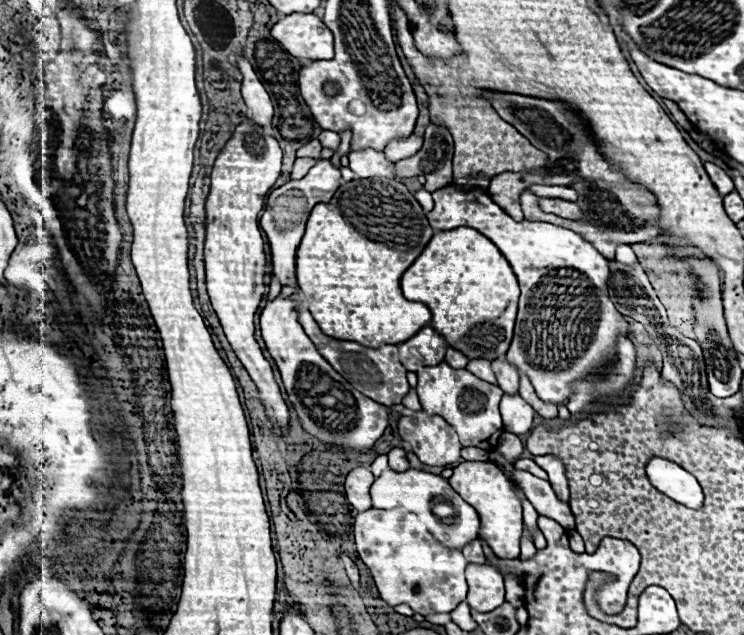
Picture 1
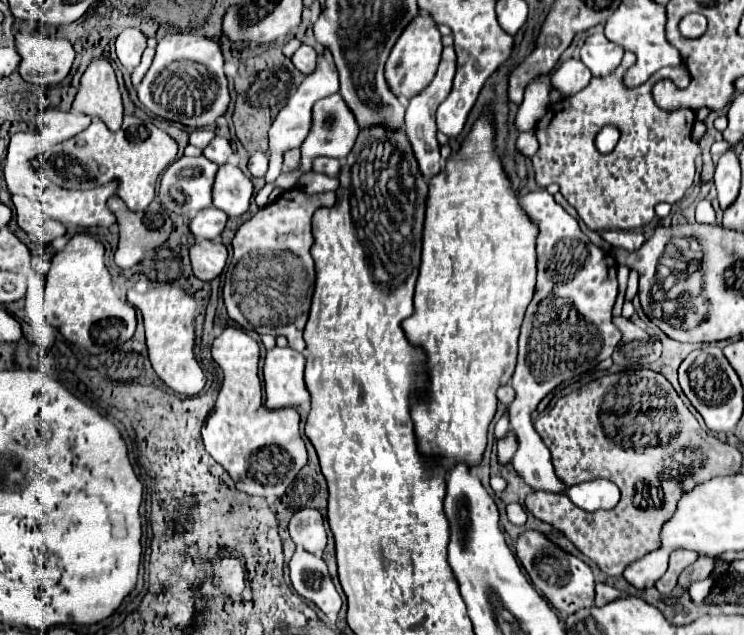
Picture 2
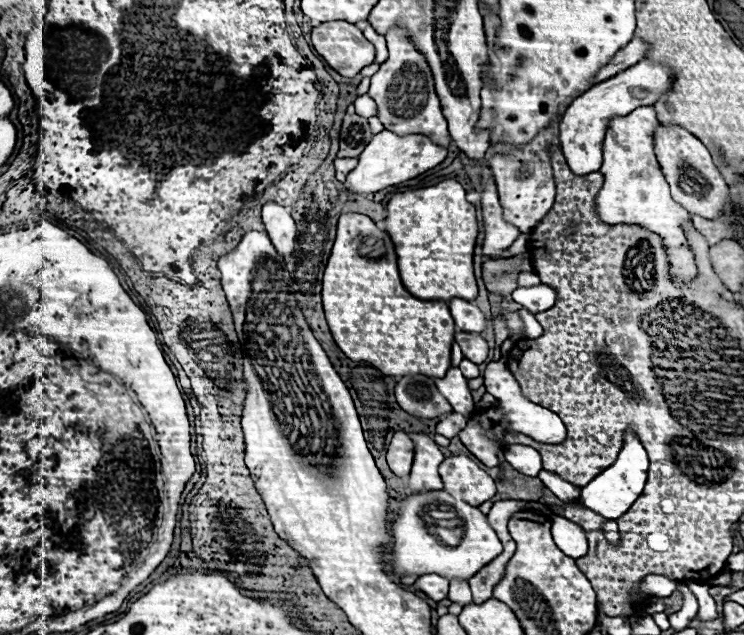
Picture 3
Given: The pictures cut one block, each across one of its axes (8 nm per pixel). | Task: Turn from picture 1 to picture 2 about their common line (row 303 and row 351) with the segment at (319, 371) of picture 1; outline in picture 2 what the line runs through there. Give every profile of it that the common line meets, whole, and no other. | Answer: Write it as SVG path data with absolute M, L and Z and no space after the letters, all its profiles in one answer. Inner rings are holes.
M272 348L264 360L264 392L268 408L302 406L310 402L304 384L304 354L286 348Z

